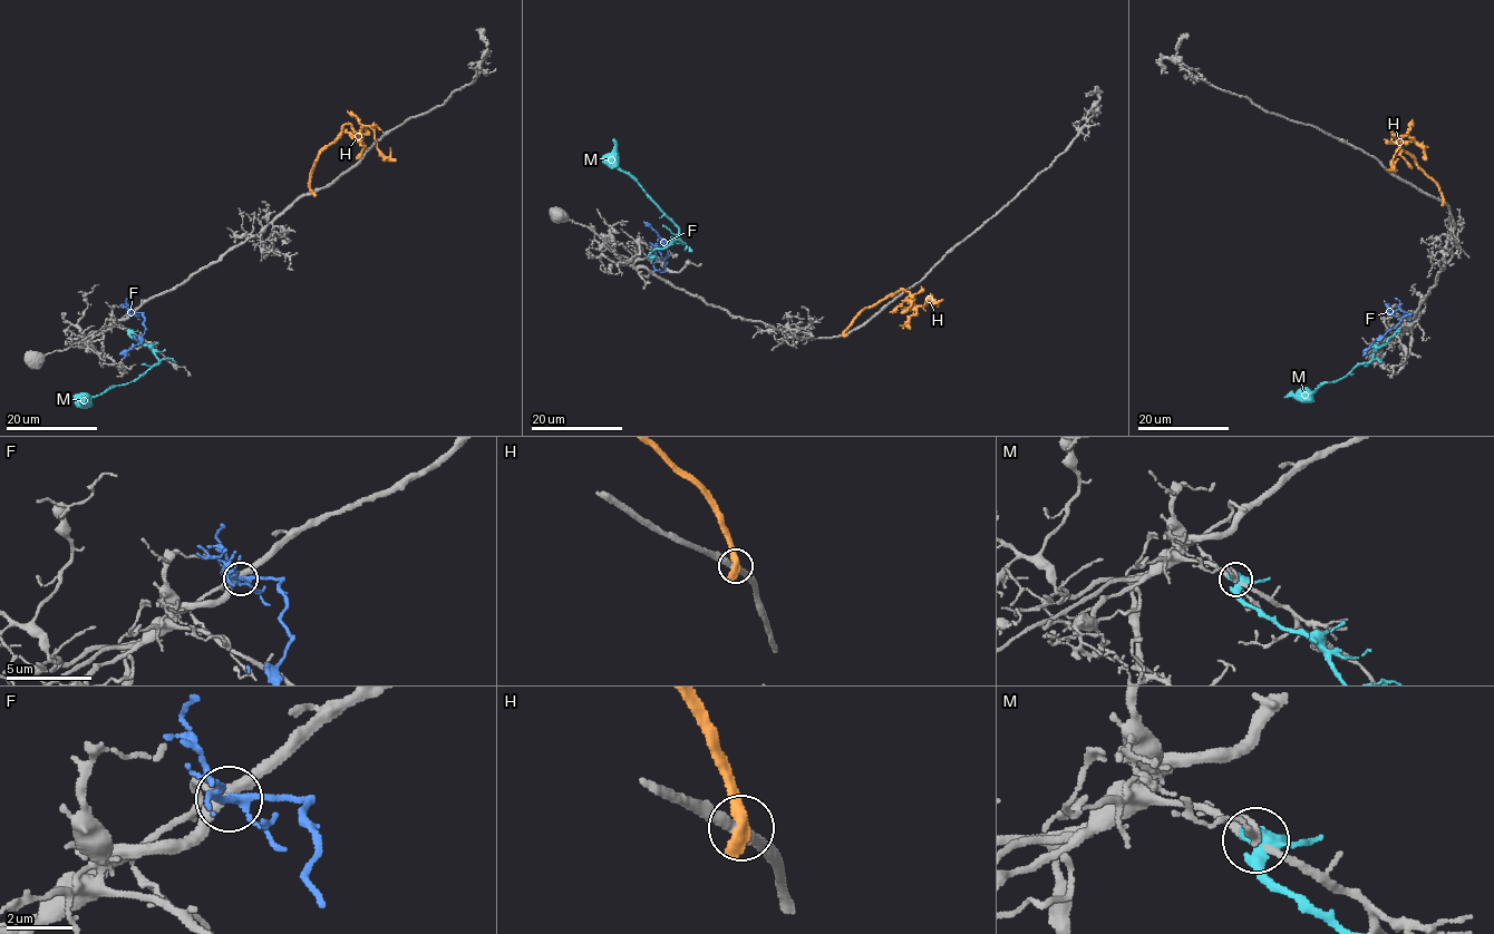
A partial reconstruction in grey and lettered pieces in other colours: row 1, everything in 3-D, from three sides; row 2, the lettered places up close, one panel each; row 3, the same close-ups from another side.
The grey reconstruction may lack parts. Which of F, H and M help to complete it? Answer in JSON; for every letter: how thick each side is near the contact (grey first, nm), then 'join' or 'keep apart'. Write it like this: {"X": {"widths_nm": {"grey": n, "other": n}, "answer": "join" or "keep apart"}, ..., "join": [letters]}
{"F": {"widths_nm": {"grey": 280, "other": 180}, "answer": "join"}, "H": {"widths_nm": {"grey": 360, "other": 550}, "answer": "keep apart"}, "M": {"widths_nm": {"grey": 190, "other": 460}, "answer": "keep apart"}, "join": ["F"]}

